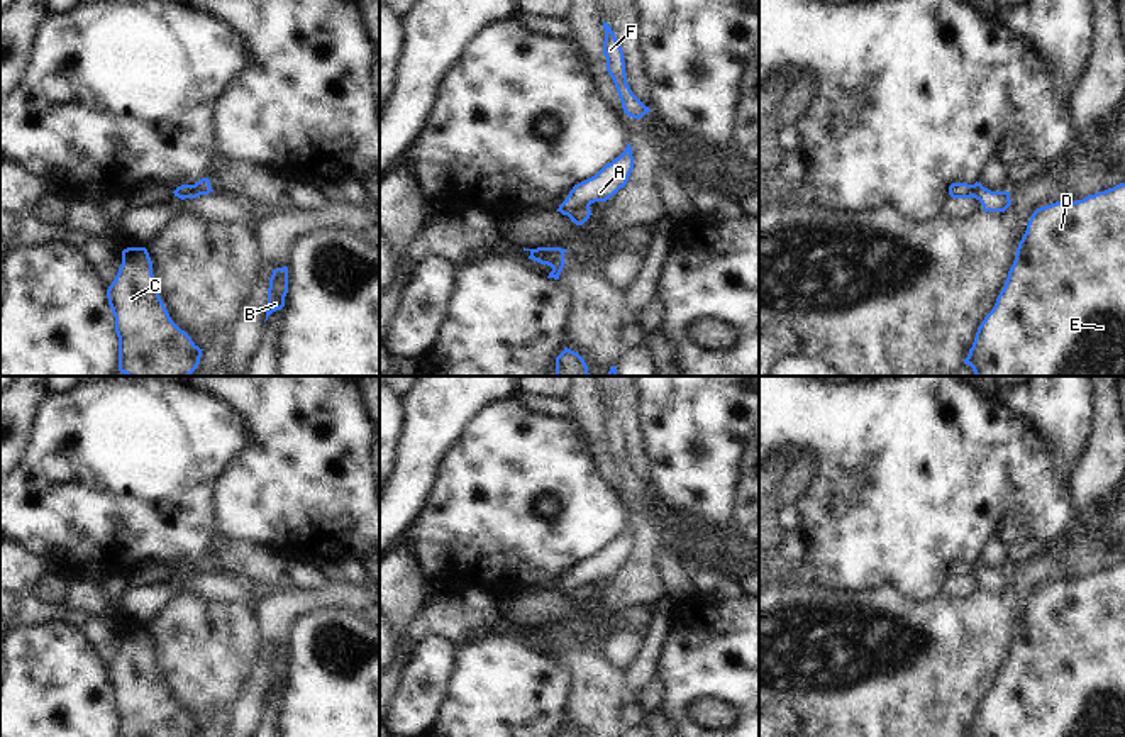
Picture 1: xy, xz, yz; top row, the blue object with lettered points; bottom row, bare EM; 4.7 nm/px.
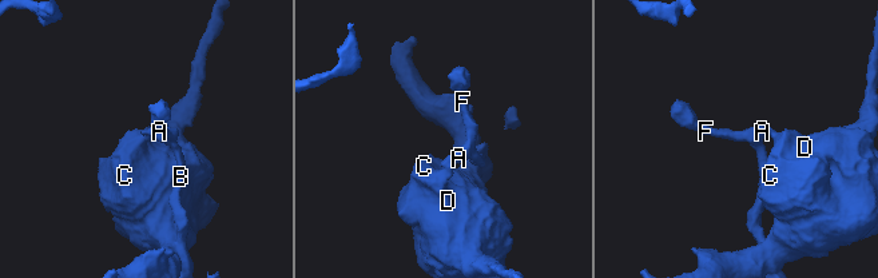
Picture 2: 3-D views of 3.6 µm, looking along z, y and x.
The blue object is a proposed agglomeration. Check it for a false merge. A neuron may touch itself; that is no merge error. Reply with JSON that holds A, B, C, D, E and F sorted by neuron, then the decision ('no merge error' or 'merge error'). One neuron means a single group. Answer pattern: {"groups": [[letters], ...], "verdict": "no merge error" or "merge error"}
{"groups": [["A", "B", "F"], ["C", "D", "E"]], "verdict": "merge error"}

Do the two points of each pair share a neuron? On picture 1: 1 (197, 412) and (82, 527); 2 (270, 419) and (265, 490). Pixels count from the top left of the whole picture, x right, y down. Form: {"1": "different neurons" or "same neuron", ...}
{"1": "same neuron", "2": "same neuron"}

